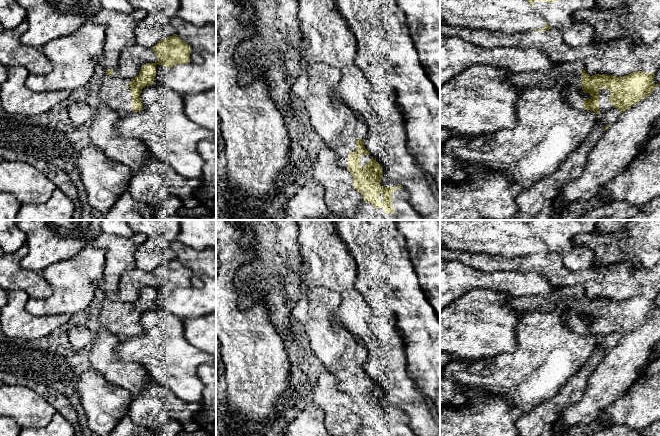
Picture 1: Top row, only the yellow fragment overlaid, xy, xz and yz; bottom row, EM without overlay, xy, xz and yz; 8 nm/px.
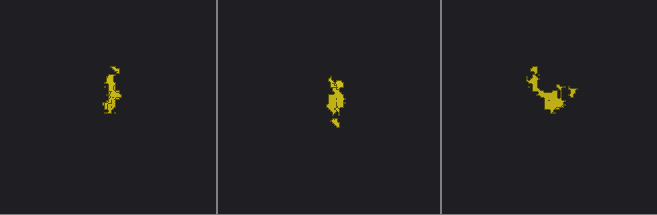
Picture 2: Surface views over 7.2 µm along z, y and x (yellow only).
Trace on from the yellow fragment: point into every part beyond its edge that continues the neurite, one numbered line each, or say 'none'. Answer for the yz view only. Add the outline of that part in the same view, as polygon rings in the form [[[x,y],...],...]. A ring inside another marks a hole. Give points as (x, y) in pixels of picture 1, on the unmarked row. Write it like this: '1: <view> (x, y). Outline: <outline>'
1: yz (570, 297). Outline: [[[565,286],[556,288],[550,296],[544,297],[544,299],[547,303],[556,303],[560,300],[564,308],[562,312],[563,322],[573,332],[583,335],[581,294],[580,288]]]

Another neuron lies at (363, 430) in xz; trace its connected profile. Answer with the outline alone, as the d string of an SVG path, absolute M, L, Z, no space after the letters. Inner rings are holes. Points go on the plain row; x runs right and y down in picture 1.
M359 416L360 420L361 420L361 425L360 428L358 430L358 434L357 436L383 436L385 433L383 431L379 431L378 433L376 433L371 427L369 426L364 426L364 422L362 420L362 418Z

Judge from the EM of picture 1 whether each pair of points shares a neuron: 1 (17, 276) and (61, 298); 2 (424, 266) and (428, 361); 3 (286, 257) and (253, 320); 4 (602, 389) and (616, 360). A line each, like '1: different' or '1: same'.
1: different
2: different
3: different
4: same

